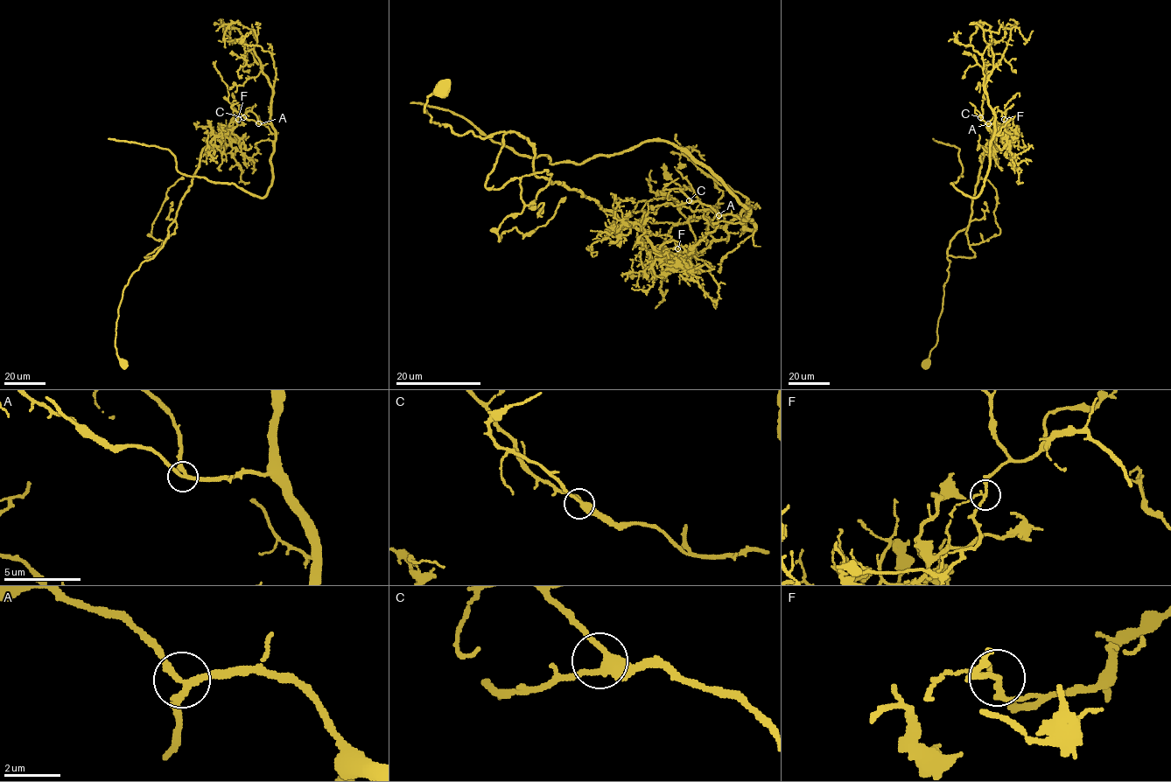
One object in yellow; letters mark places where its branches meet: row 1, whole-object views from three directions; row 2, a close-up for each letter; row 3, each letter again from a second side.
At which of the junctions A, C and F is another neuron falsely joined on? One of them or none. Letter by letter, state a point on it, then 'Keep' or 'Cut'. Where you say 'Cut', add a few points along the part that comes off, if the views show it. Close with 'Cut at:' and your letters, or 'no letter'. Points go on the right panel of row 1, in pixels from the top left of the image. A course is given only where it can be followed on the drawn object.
A: Place: (988, 123). Keep
C: Place: (980, 117). Keep
F: Place: (1004, 119). Cut. Course of the part to remove: (1004, 119), (998, 111), (987, 123), (990, 164), (977, 196), (951, 184), (962, 176), (959, 149), (933, 138)
Cut at: F

